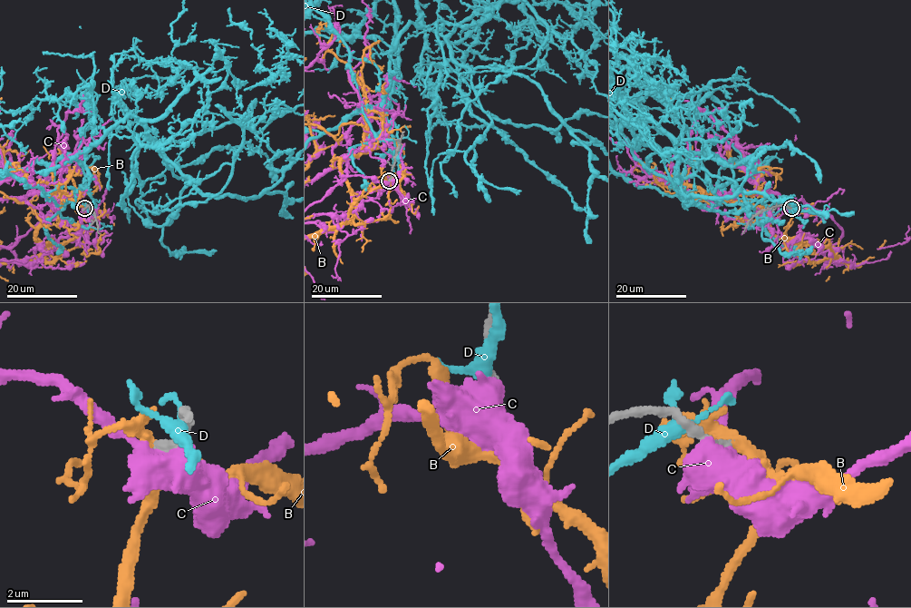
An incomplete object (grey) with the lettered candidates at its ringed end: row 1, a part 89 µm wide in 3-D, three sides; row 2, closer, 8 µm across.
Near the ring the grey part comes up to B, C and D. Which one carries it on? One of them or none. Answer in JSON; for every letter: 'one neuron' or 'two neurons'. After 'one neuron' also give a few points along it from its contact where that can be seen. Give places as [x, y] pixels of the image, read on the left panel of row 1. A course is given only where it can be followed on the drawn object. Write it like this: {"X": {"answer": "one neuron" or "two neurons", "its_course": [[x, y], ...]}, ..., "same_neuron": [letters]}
{"B": {"answer": "one neuron"}, "C": {"answer": "two neurons"}, "D": {"answer": "two neurons"}, "same_neuron": ["B"]}

